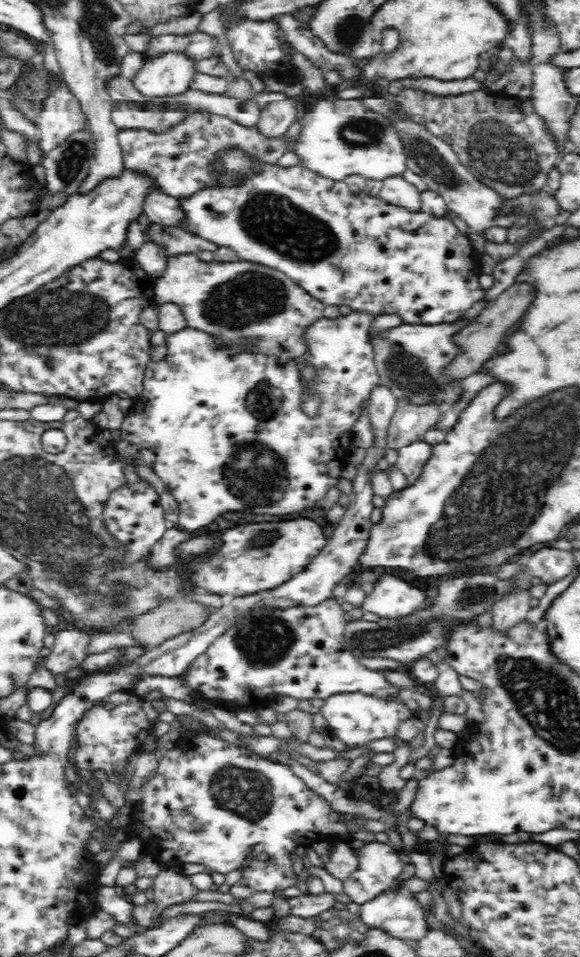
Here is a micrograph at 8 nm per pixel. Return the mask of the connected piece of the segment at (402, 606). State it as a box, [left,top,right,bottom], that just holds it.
[360,576,426,619]

